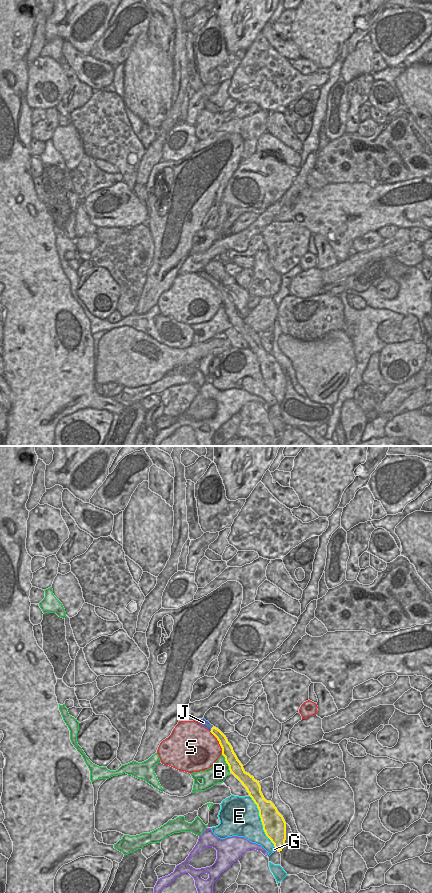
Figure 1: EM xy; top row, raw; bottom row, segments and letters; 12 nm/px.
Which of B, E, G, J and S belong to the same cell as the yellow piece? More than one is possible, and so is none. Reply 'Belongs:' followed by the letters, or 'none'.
Belongs: J

